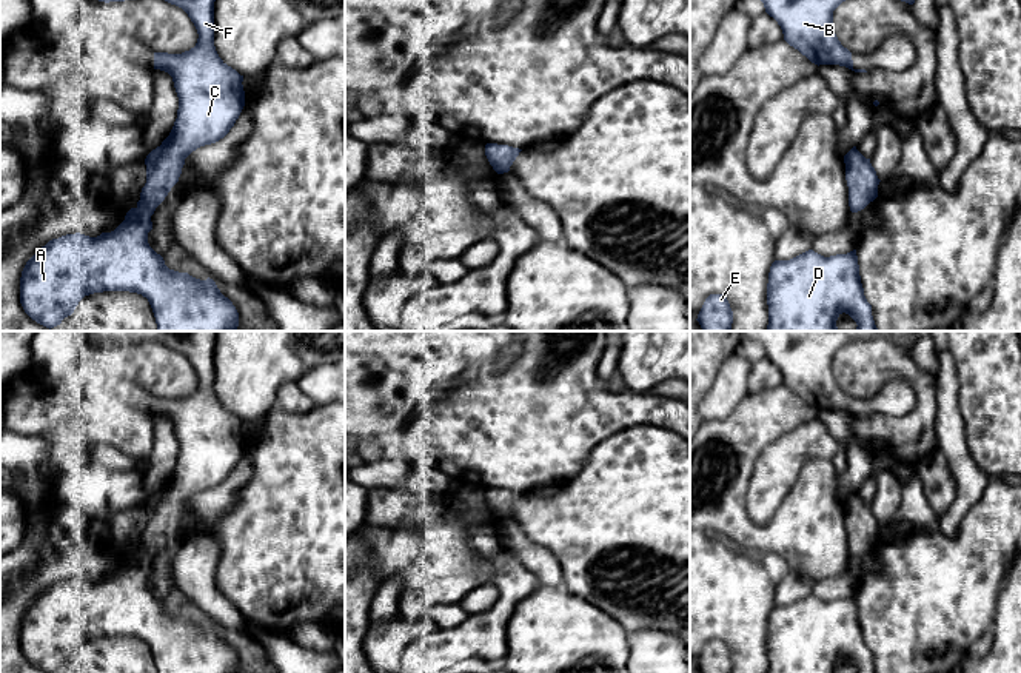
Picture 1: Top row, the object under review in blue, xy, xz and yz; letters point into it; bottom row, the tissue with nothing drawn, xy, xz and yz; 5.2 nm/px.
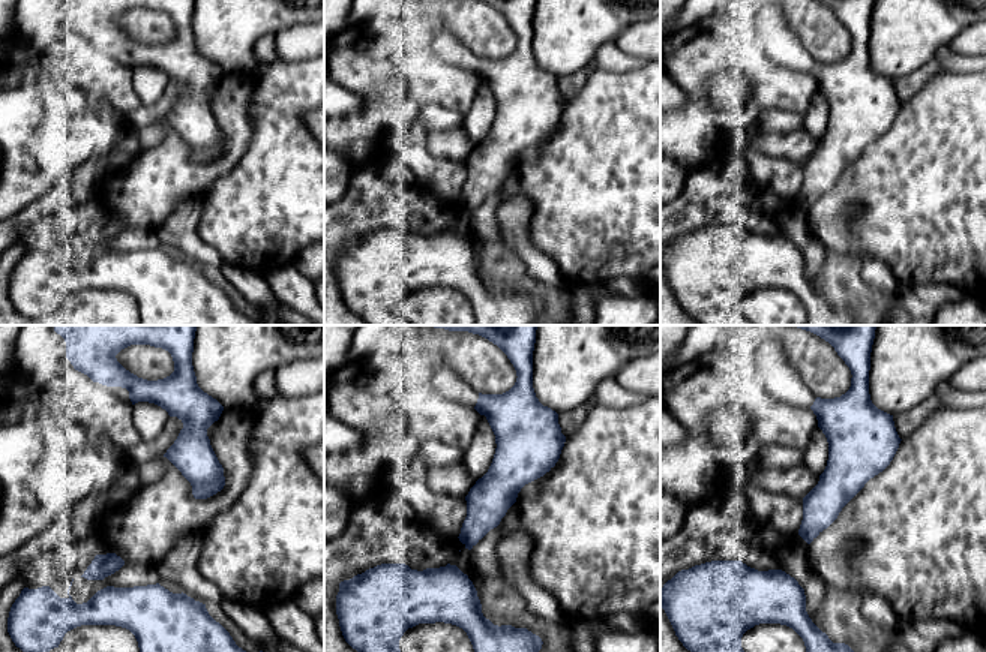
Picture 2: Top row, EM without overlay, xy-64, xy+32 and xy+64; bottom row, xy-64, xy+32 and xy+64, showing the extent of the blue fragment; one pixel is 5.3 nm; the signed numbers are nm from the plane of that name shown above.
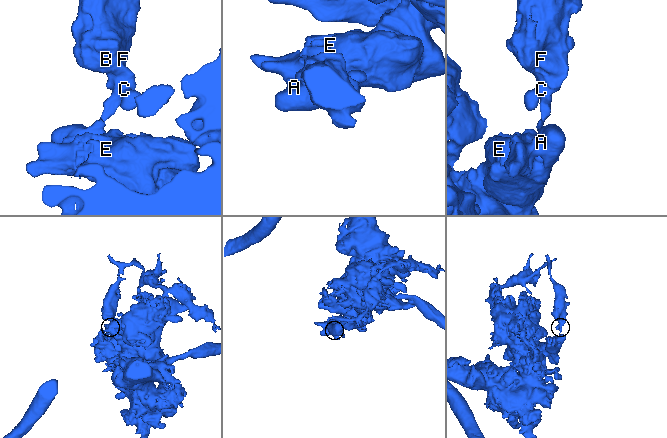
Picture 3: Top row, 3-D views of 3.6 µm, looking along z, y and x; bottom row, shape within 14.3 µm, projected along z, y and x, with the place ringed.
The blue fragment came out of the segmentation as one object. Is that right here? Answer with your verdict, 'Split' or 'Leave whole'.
Split

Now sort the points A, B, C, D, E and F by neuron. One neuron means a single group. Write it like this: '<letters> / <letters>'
A D E / B C F

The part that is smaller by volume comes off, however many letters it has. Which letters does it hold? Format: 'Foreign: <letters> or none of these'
Foreign: B, C, F

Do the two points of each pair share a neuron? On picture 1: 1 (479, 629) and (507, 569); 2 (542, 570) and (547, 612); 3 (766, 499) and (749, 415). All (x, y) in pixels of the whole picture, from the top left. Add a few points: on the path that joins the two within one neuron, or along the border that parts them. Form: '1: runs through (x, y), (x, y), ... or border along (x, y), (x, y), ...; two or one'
1: runs through (495, 615), (507, 601), (507, 584); one
2: border along (539, 584), (562, 585); two
3: border along (784, 435), (772, 441), (759, 456), (746, 493); two

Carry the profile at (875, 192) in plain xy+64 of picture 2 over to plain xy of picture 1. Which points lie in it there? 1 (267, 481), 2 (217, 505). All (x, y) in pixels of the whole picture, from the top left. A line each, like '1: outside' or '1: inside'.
1: inside
2: outside

